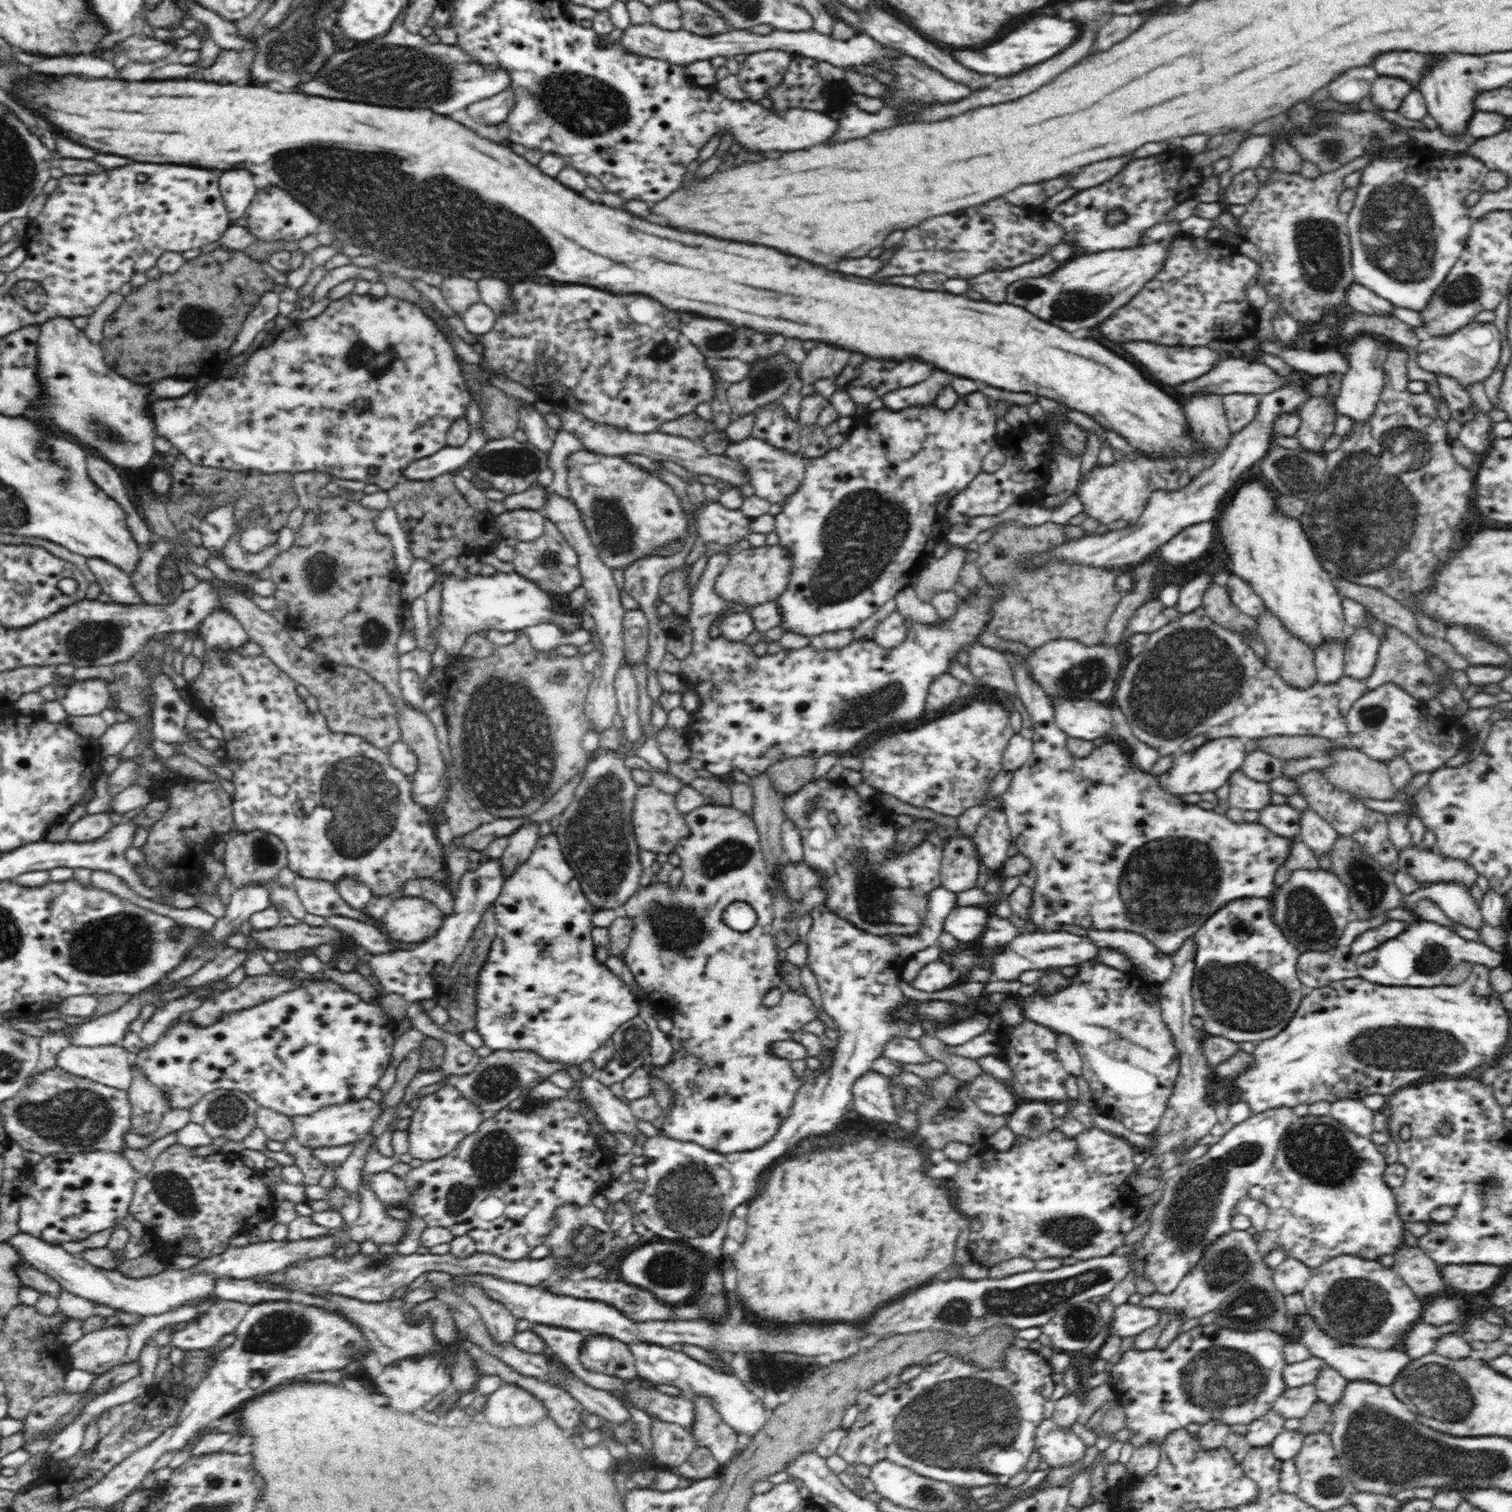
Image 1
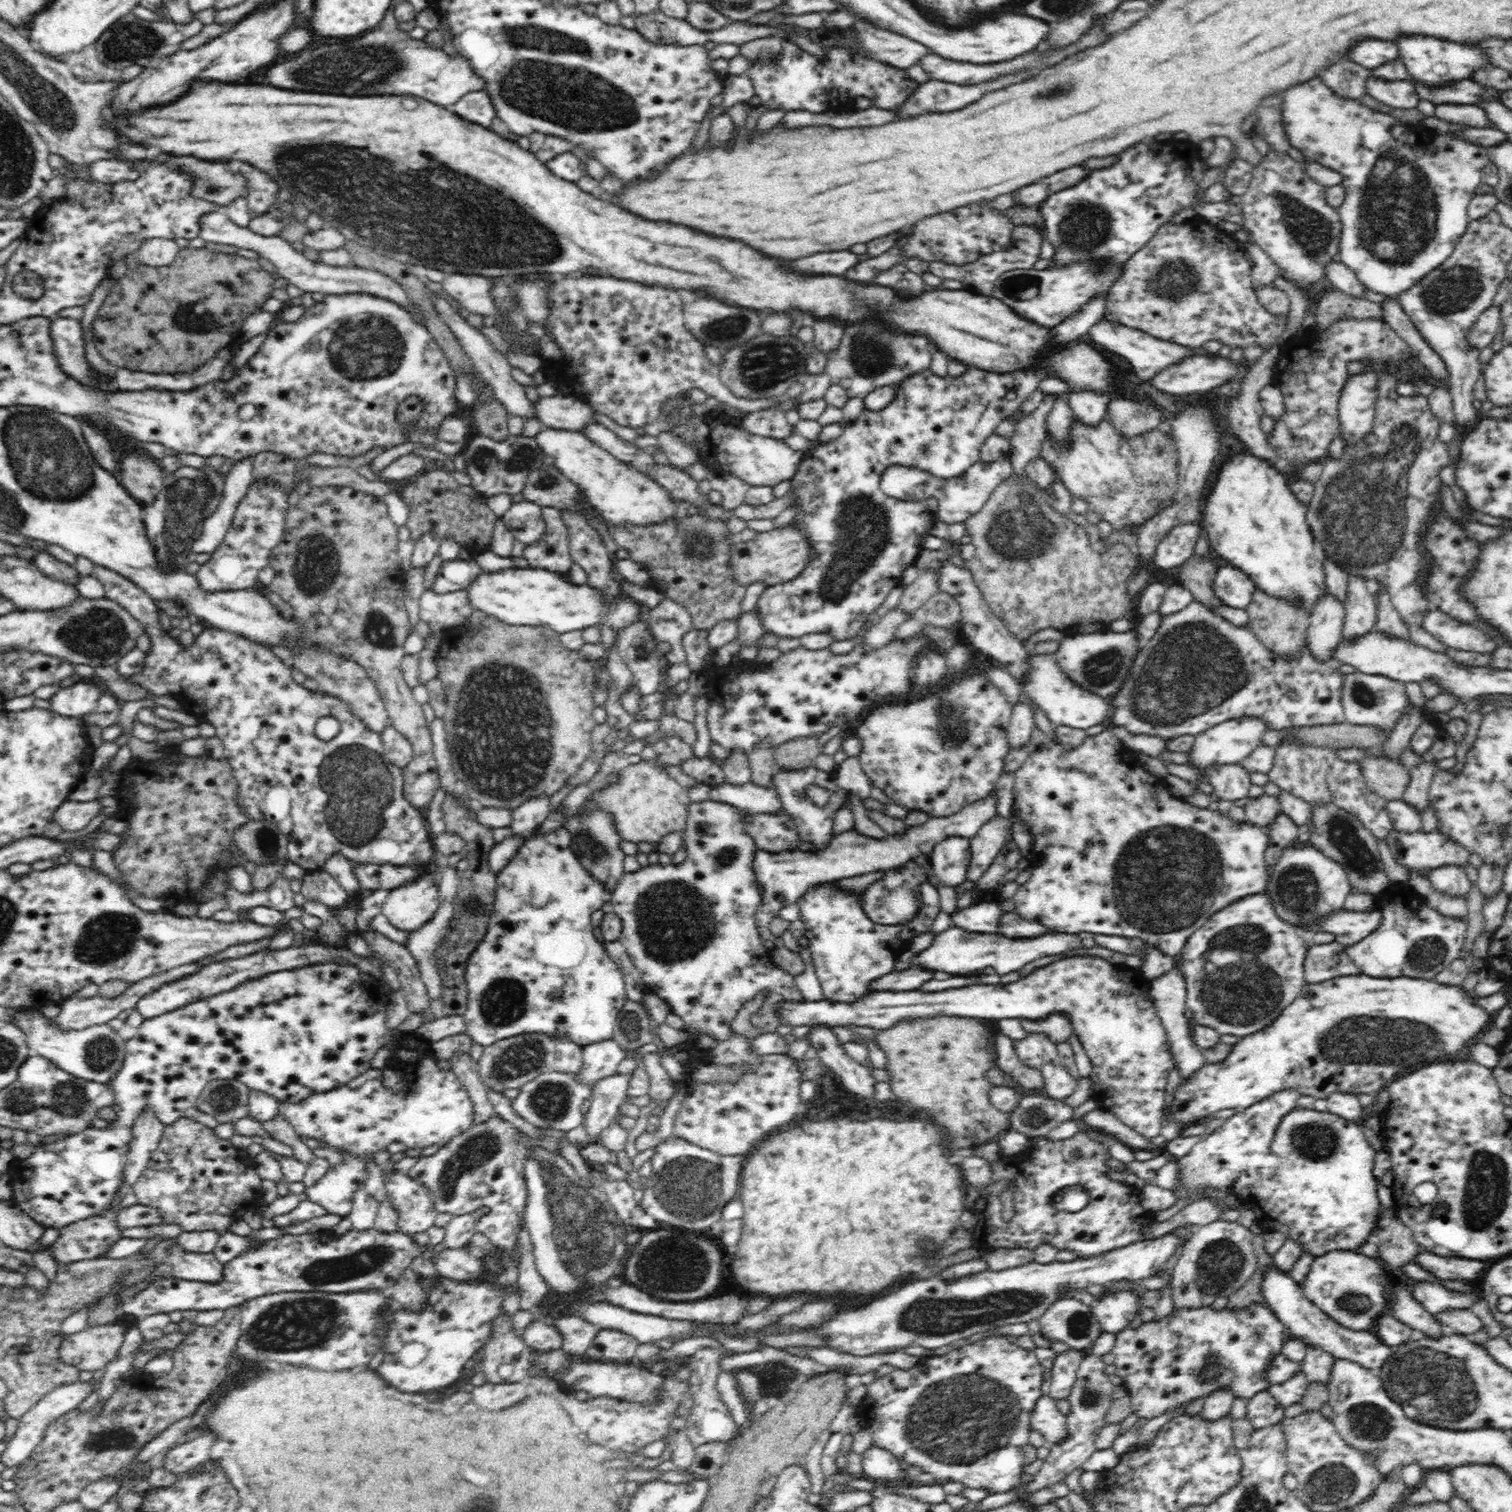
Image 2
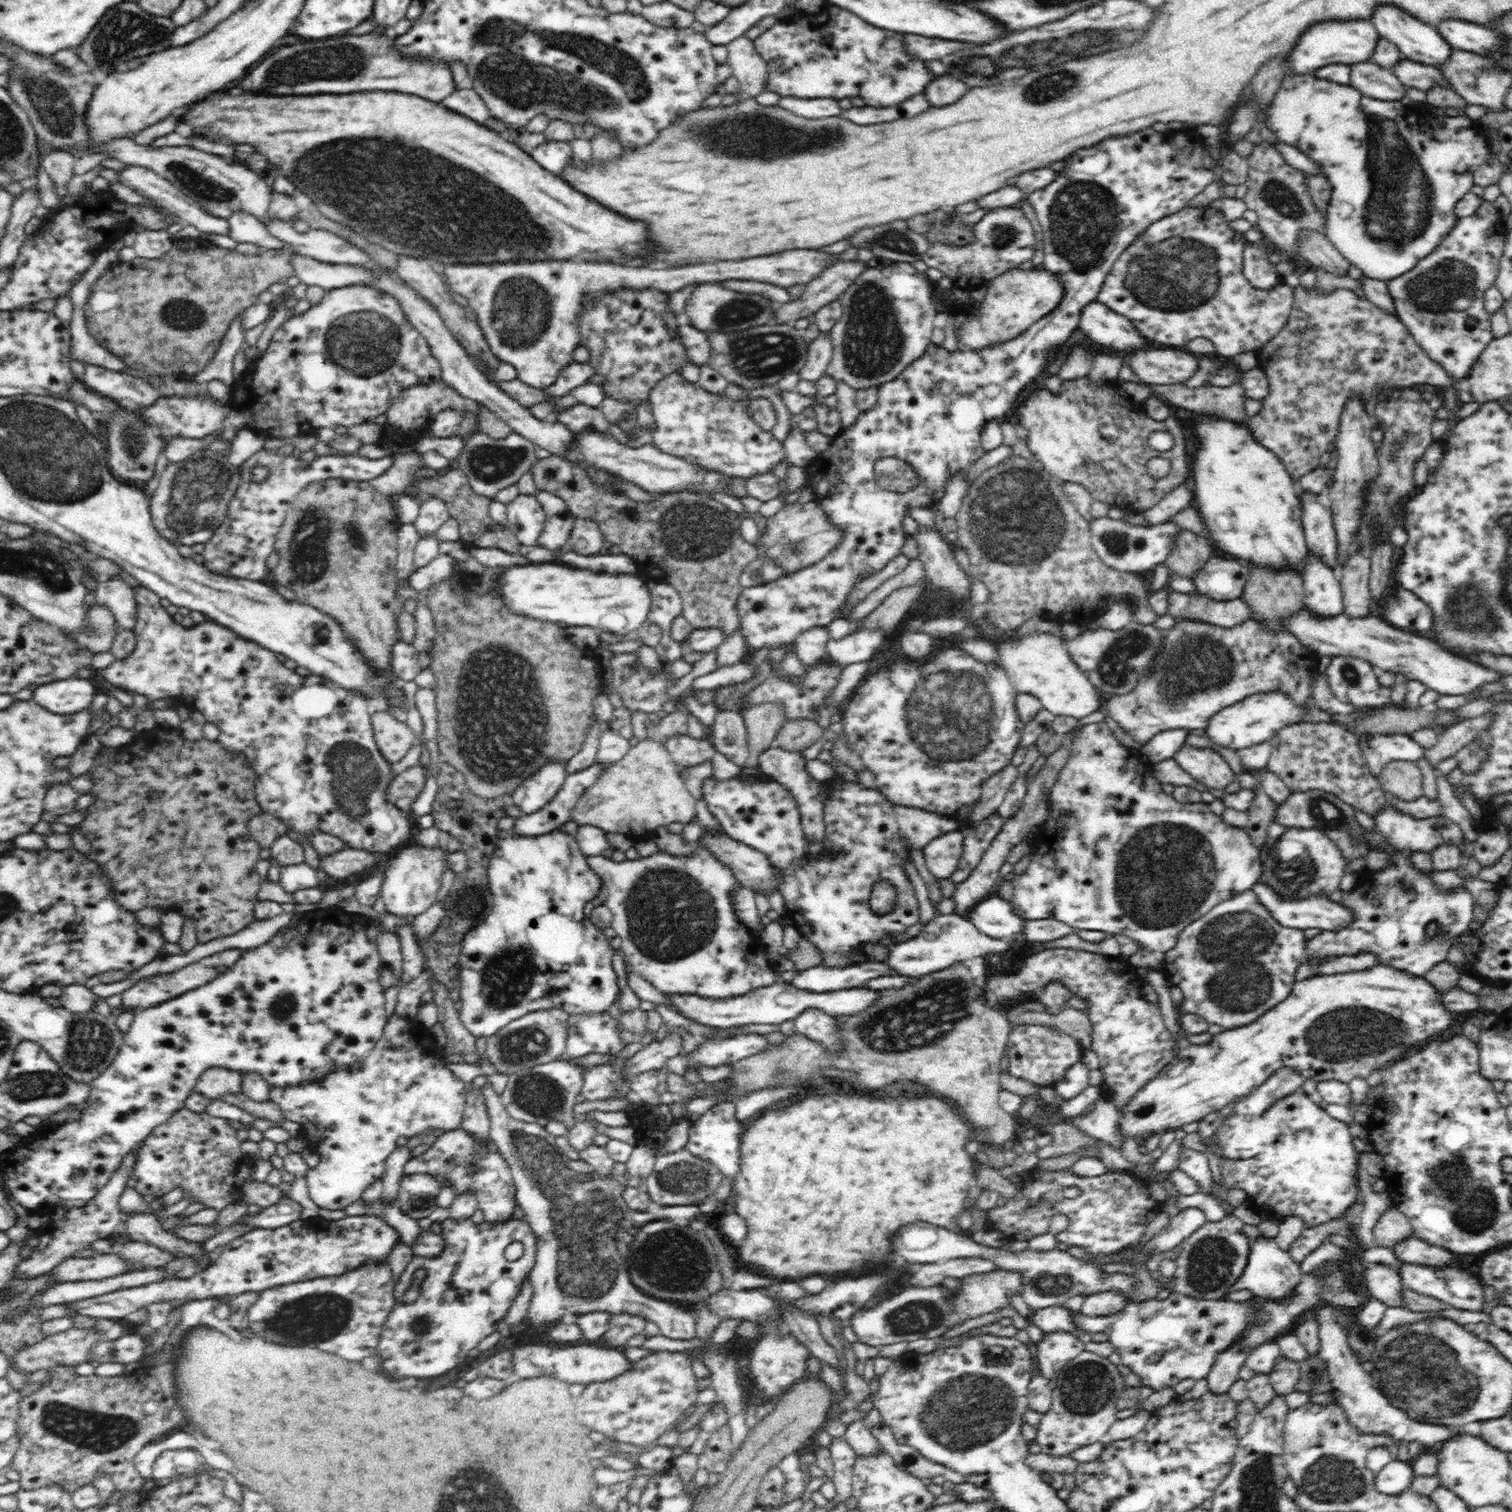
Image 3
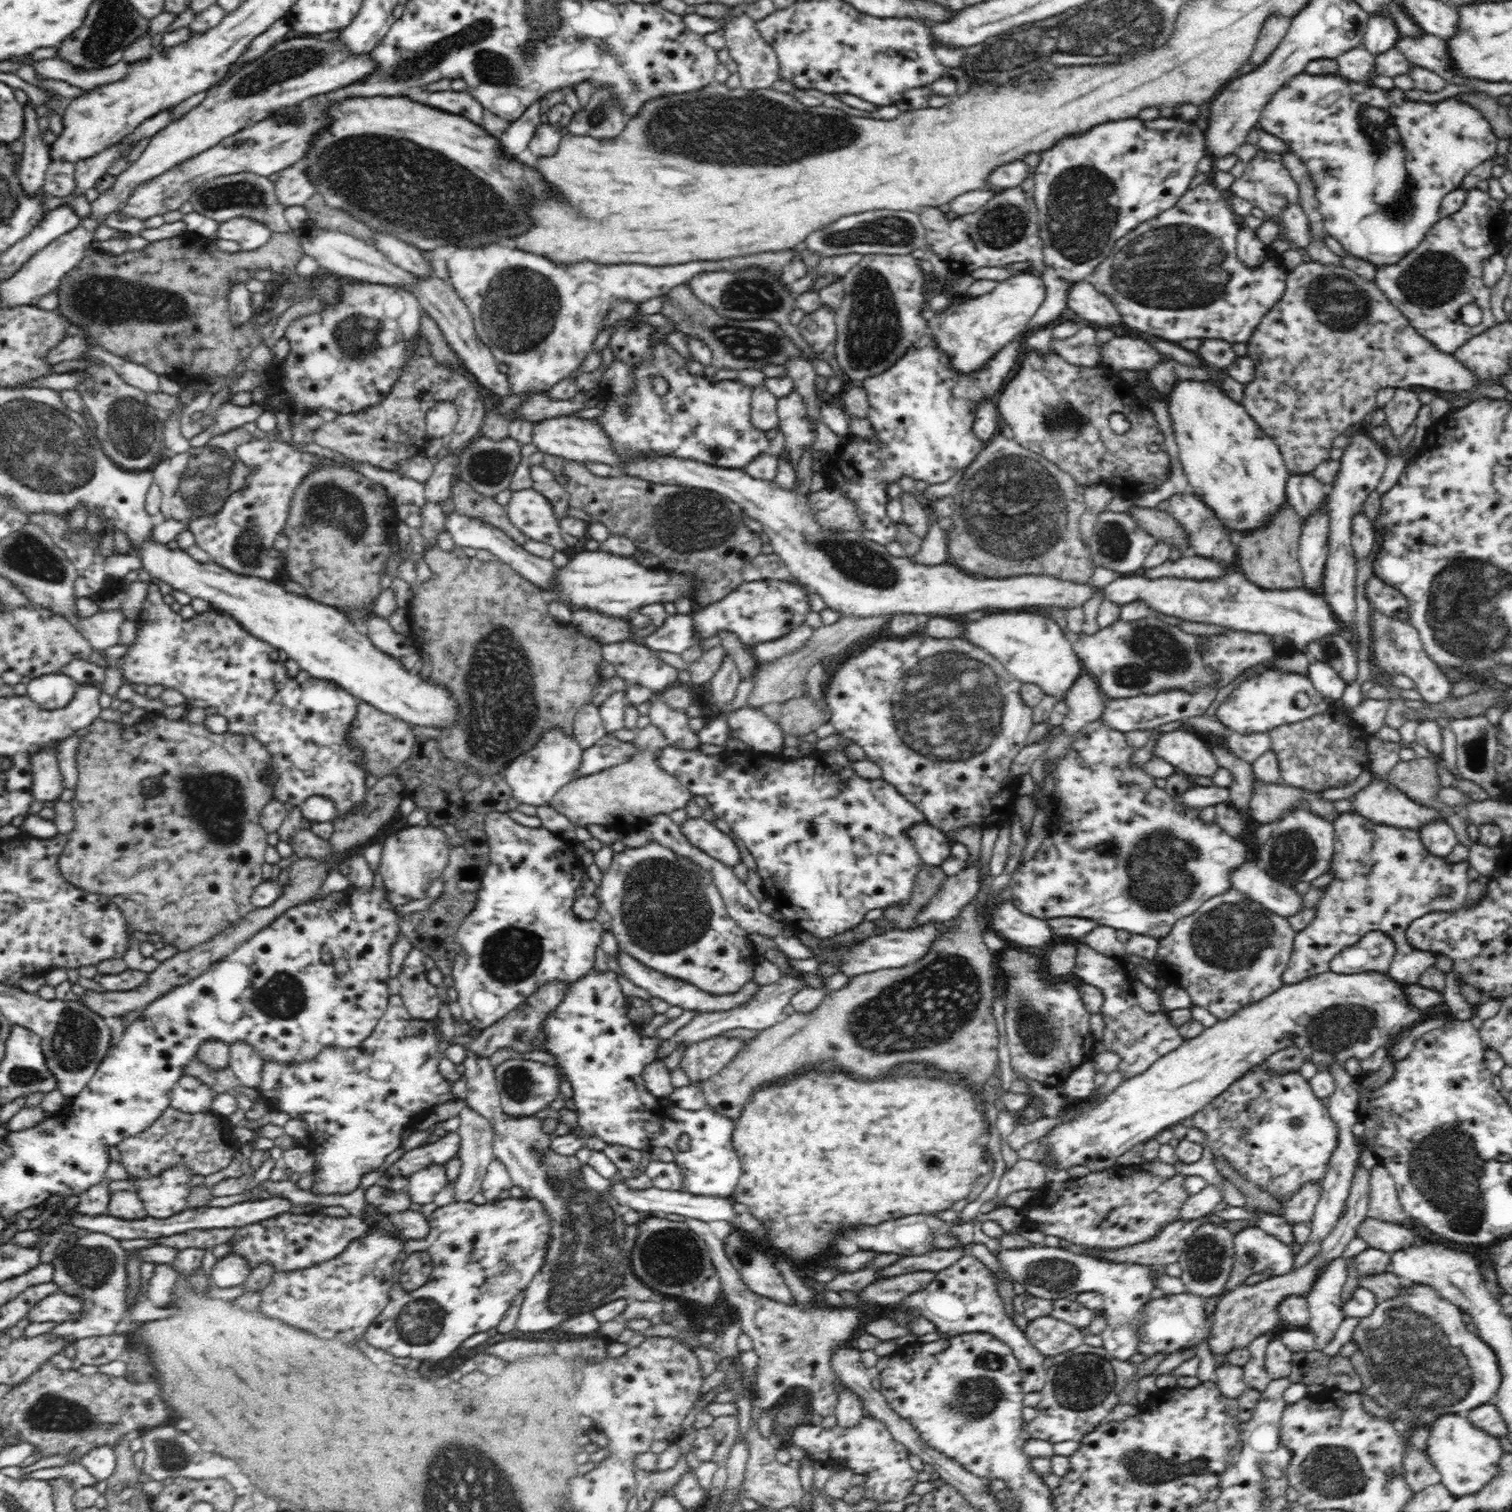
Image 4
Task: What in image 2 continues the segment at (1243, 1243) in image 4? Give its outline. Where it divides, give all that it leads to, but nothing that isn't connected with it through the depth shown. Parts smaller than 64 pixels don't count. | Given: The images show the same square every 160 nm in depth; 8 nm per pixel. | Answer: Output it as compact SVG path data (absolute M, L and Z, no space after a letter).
M1274 1264L1264 1272L1262 1295L1271 1311L1288 1328L1292 1337L1299 1339L1307 1346L1317 1346L1338 1360L1350 1361L1376 1372L1382 1369L1382 1366L1394 1355L1392 1347L1384 1344L1375 1332L1350 1330L1316 1308L1306 1298L1302 1284L1290 1277L1289 1272L1280 1272Z

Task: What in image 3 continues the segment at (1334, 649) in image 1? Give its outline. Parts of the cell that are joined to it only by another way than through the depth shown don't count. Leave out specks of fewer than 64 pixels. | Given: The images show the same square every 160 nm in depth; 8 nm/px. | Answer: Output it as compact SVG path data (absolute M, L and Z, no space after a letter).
M1309 551L1301 576L1306 595L1305 608L1316 616L1338 616L1343 613L1343 594L1333 568Z

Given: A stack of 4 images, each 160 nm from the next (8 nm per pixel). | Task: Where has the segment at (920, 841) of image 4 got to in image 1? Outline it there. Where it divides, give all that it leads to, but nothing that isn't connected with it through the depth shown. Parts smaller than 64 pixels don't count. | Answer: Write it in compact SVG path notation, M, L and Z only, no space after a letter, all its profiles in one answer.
M966 836L953 837L943 844L941 884L949 892L960 893L976 887L980 859L973 841Z

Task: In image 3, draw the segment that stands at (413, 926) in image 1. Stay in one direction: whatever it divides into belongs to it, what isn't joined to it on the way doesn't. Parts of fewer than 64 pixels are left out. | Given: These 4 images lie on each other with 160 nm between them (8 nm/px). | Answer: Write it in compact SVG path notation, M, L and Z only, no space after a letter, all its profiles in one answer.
M406 844L391 855L381 858L384 883L382 884L382 903L386 911L400 917L416 917L427 912L438 901L442 875L448 865L444 861L446 850L442 848L428 849L421 844Z

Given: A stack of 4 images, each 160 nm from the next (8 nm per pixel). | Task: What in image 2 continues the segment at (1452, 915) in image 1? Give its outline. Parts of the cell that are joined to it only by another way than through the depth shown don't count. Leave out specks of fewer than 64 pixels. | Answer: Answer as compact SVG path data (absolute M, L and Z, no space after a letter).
M1453 864L1440 866L1440 868L1434 868L1427 877L1434 890L1444 893L1444 895L1467 898L1471 890L1471 882L1462 866L1454 866Z

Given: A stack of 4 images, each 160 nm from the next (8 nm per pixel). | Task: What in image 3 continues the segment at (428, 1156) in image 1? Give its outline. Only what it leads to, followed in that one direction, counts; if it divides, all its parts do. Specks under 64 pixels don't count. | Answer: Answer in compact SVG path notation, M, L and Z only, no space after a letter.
M395 1012L389 1017L383 1035L370 1054L362 1058L362 1062L350 1066L350 1072L334 1072L322 1082L308 1082L292 1088L270 1088L269 1100L278 1104L283 1118L300 1124L304 1130L312 1130L304 1133L312 1142L336 1146L324 1148L320 1154L322 1164L310 1168L305 1176L309 1197L320 1208L344 1210L361 1198L361 1194L383 1175L386 1158L394 1152L400 1136L414 1138L426 1130L448 1132L461 1128L468 1084L442 1064L438 1056L434 1056L434 1048L430 1050L428 1046L422 1046L422 1040L418 1038L426 1038L426 1029L420 1023L398 1017Z

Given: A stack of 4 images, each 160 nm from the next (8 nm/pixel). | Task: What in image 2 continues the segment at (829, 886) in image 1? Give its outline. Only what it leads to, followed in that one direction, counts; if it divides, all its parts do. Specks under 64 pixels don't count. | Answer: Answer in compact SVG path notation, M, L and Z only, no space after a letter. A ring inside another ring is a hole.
M808 767L804 770L783 770L780 768L778 774L772 778L772 784L775 788L776 794L782 803L783 810L791 819L795 822L795 827L799 832L801 842L810 842L815 845L815 850L820 851L832 840L832 828L834 828L834 814L844 808L846 804L849 804L849 792L842 791L836 787L834 783L834 776L828 774L817 767ZM810 784L816 784L816 786L822 786L829 790L829 801L824 806L814 805L812 801L809 801L804 797L804 789ZM920 854L914 860L911 860L908 864L906 864L904 867L898 867L897 869L887 869L886 876L884 876L880 880L876 880L876 882L874 882L872 885L870 885L867 890L864 890L864 892L862 893L862 911L864 911L864 913L866 913L866 915L868 915L868 919L870 919L870 921L876 923L876 925L891 926L891 925L896 925L896 924L910 923L918 915L918 912L920 911L920 908L922 907L921 901L919 900L918 892L919 892L919 889L921 888L921 885L923 883L928 882L929 873L932 873L928 856L929 856L929 854L927 854L927 858L924 859L924 857L922 857L922 854Z

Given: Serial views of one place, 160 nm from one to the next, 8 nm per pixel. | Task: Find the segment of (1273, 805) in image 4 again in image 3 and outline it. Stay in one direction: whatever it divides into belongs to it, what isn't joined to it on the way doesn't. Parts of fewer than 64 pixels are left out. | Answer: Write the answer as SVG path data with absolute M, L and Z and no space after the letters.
M1308 790L1306 792L1291 792L1286 798L1286 802L1280 802L1276 806L1276 818L1274 822L1282 824L1282 826L1292 828L1316 828L1325 831L1326 836L1337 845L1342 856L1348 860L1358 860L1358 858L1366 858L1370 847L1364 839L1364 828L1356 820L1354 815L1355 808L1340 800L1335 794L1330 792Z

